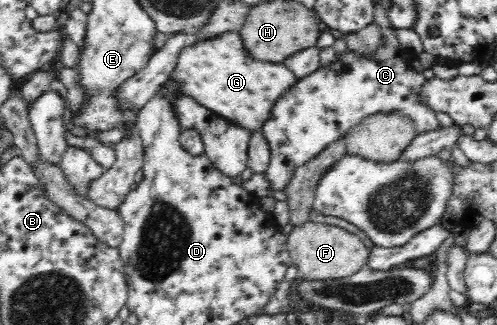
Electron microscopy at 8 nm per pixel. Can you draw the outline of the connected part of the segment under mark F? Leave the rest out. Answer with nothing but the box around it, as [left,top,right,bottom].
[286,221,369,280]

